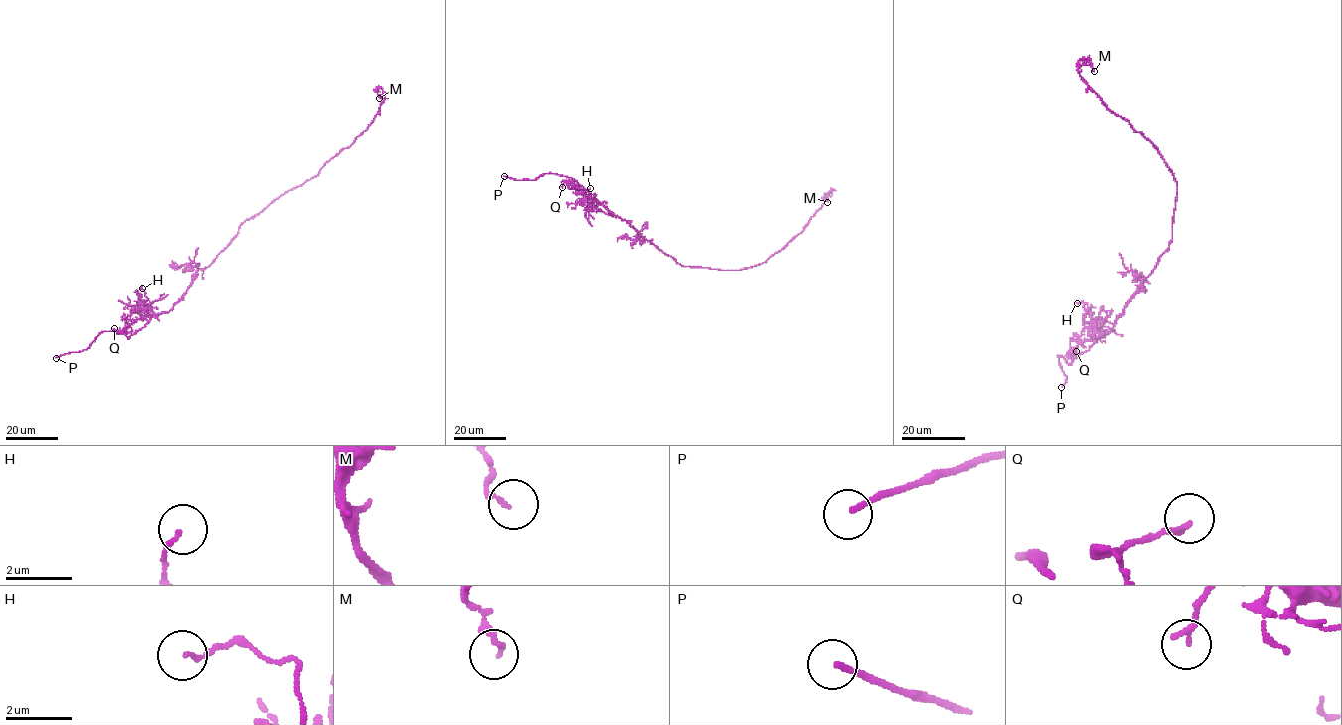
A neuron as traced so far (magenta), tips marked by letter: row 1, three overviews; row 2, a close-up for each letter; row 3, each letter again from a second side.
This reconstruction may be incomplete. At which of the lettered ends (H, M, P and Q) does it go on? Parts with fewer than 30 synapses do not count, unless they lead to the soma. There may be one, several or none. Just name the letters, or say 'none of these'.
P

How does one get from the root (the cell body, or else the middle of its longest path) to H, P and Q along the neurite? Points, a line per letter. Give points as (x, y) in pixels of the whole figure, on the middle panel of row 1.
H: (682, 265), (644, 240), (628, 222), (594, 198), (589, 200), (591, 195), (595, 195), (589, 196), (590, 188)
P: (682, 265), (644, 240), (628, 222), (598, 203), (574, 179), (551, 173), (535, 179), (517, 180), (504, 176)
Q: (682, 265), (574, 184), (566, 181), (562, 187)

